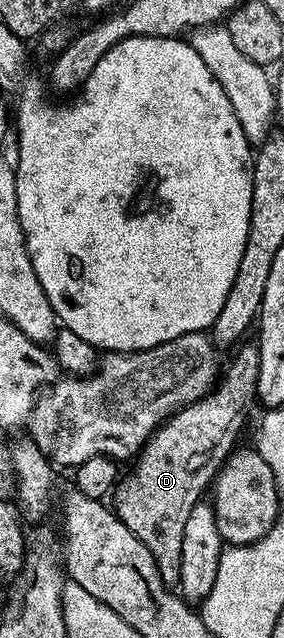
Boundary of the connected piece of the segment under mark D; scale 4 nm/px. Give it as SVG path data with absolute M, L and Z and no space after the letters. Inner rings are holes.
M239 345L233 351L234 359L230 367L223 369L220 381L200 400L174 411L157 430L151 434L146 445L142 447L140 455L133 463L134 471L123 477L112 491L112 509L122 523L142 541L144 548L152 552L156 560L156 568L164 580L164 584L171 588L177 587L180 580L180 551L184 541L184 524L192 513L192 508L203 501L202 494L211 489L212 483L218 476L222 463L234 453L239 445L238 433L246 426L246 417L250 409L256 406L258 396L258 377L260 376L260 352L257 345Z

